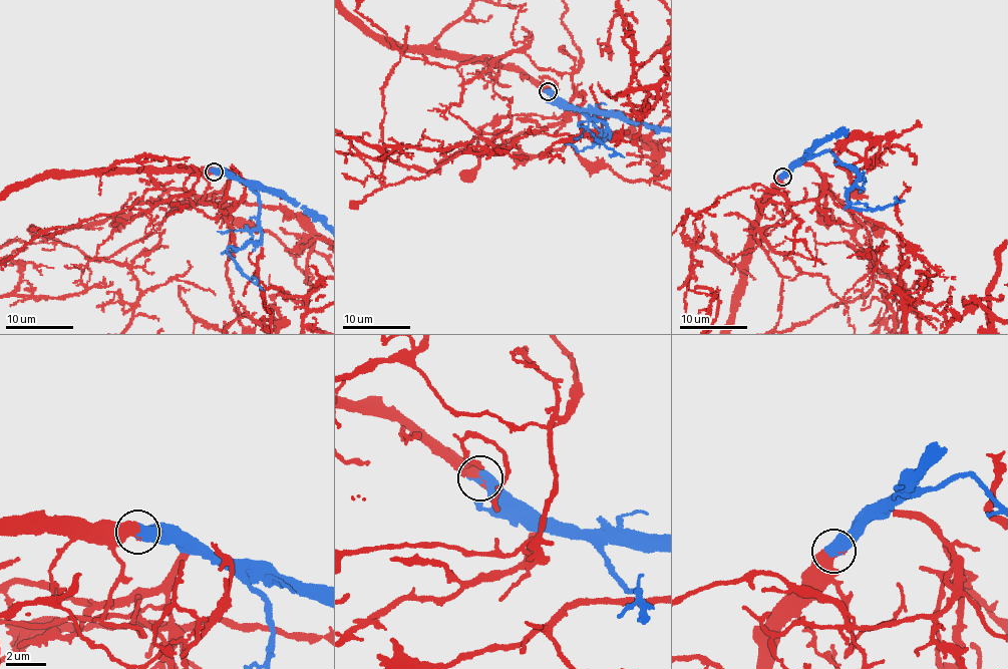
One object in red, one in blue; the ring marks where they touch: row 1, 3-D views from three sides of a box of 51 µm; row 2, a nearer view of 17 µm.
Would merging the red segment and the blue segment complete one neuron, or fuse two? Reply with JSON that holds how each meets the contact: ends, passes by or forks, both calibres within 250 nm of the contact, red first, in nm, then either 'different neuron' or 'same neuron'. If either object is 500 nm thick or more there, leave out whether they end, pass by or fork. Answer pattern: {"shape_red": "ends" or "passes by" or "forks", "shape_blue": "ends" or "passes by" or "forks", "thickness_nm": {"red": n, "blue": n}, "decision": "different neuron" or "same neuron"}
{"thickness_nm": {"red": 600, "blue": 650}, "decision": "same neuron"}

